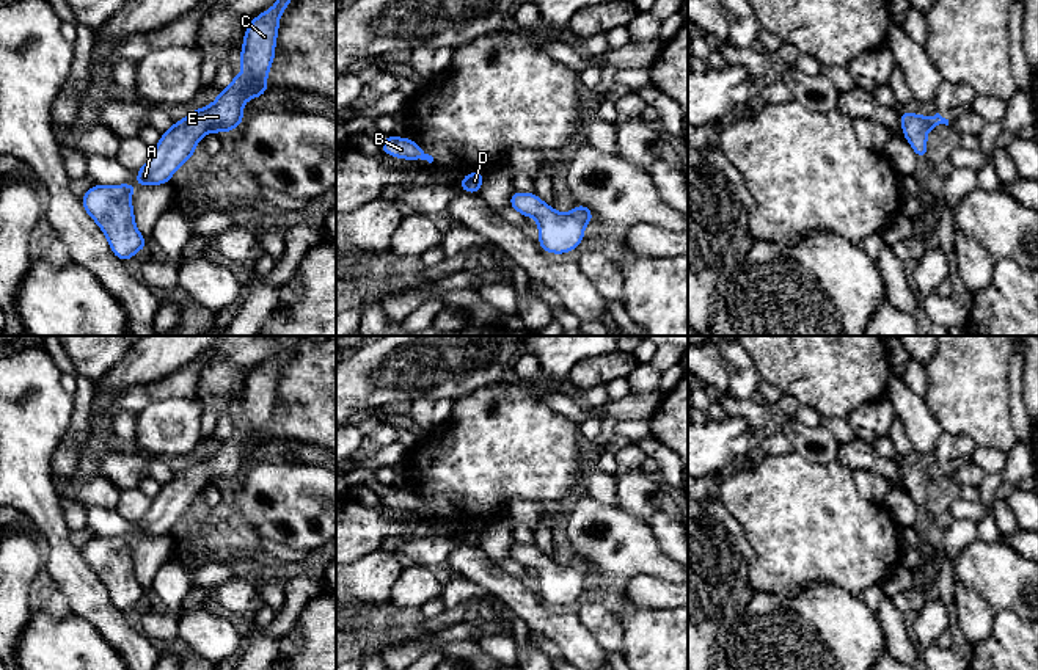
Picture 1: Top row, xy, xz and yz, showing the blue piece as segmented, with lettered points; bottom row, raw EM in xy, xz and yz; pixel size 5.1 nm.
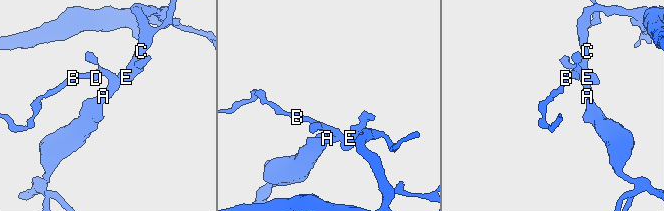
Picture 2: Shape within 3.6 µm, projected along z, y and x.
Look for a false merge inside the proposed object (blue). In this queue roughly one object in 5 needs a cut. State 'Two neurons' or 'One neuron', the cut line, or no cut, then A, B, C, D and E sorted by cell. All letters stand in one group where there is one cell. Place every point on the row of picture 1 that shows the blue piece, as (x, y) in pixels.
One neuron. No split. Groups: A B C D E

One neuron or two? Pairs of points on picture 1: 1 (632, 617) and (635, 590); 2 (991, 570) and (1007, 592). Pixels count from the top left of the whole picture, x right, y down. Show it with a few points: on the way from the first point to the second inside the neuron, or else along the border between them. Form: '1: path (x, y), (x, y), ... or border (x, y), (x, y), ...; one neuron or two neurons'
1: border (632, 604), (669, 609); two neurons
2: path (996, 575), (1007, 587); one neuron

